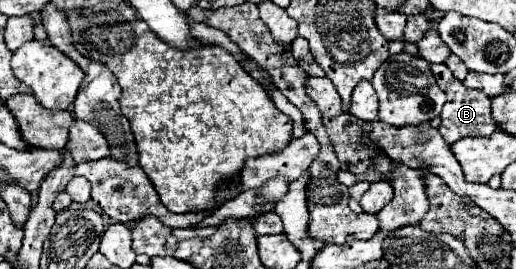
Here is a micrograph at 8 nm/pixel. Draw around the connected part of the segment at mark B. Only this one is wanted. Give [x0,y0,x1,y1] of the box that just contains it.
[432,64,496,144]

